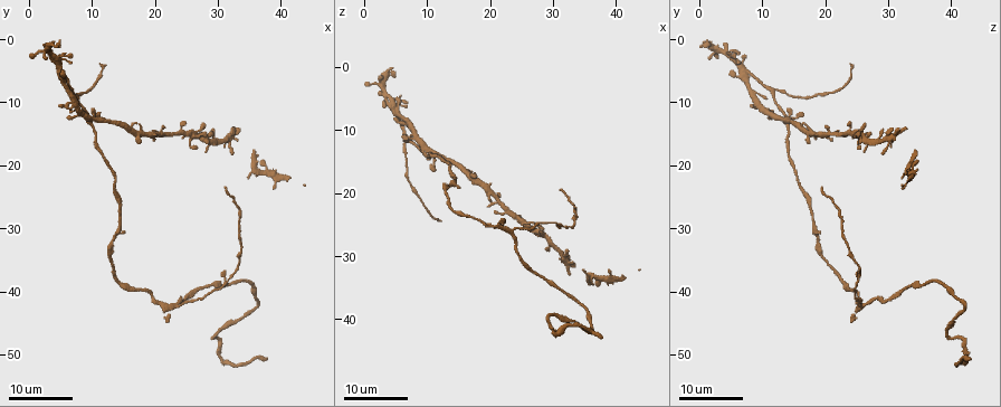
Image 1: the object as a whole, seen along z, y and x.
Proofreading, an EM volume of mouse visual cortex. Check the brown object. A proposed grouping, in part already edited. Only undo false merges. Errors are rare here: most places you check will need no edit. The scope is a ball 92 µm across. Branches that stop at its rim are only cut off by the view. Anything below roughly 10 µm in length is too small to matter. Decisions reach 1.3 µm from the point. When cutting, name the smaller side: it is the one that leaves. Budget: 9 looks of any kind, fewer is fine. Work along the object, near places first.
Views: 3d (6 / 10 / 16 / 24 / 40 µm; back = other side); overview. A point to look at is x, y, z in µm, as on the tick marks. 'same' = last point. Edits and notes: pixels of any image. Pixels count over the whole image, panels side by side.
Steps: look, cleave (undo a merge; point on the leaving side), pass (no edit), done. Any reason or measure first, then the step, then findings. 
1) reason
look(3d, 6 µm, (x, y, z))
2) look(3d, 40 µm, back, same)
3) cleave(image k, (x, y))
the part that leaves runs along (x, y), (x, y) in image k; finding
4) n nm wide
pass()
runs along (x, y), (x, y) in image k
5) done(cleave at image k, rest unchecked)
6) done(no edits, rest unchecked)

look(3d, 24 µm, (29.5, 47.5, 39.5))

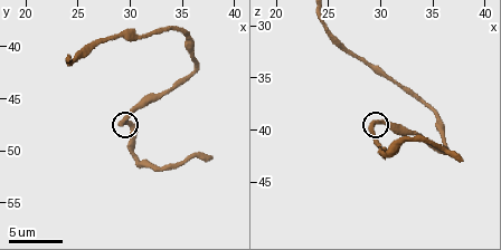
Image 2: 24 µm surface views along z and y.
look(3d, 10 µm, (29.2, 47.4, 39.6))

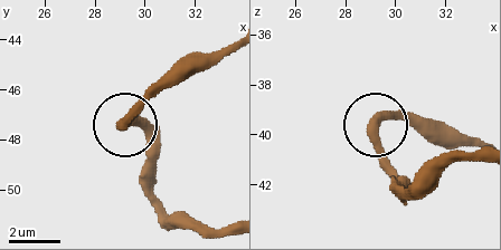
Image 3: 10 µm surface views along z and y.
pass()
all the same neuron

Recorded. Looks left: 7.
branch point
look(3d, 16 µm, (23.5, 42.0, 26.5))

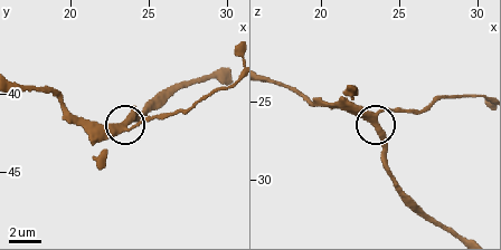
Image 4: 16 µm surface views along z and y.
look(3d, 6 µm, (23.6, 42.2, 26.2))

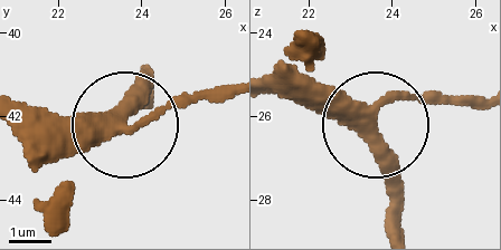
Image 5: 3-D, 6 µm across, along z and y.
pass()
runs along (27, 105), (133, 126), (229, 97) in image 5; continuous, no second neuron

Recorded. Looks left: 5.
look(3d, 16 µm, (13.0, 32.0, 19.0))

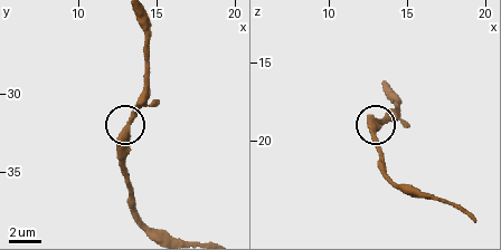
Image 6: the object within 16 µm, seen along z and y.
look(3d, 6 µm, same)

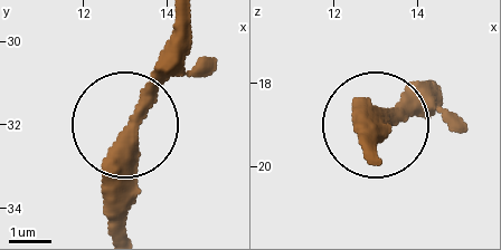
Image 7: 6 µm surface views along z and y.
look(3d, 6 µm, back, same)

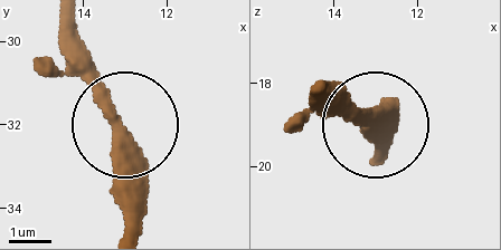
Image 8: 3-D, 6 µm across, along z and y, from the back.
pass()
runs along (112, 107), (133, 228) in image 8; continuous, no second neuron

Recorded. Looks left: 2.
look(3d, 24 µm, (9.5, 13.0, 14.0))

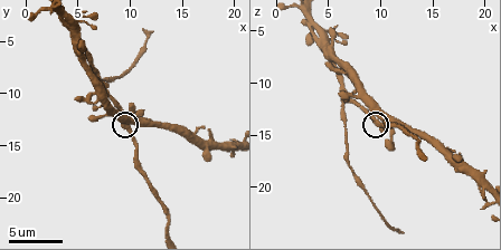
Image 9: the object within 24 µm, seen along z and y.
zoom in
look(3d, 10 µm, (9.8, 13.2, 13.8))

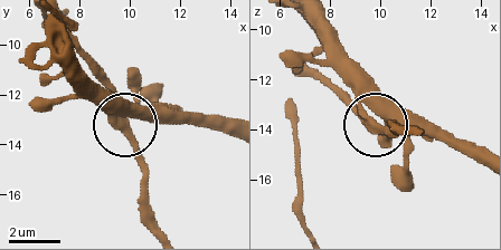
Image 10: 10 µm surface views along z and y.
pass()
all the same neuron

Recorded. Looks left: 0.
done(no edits, rest unchecked)

